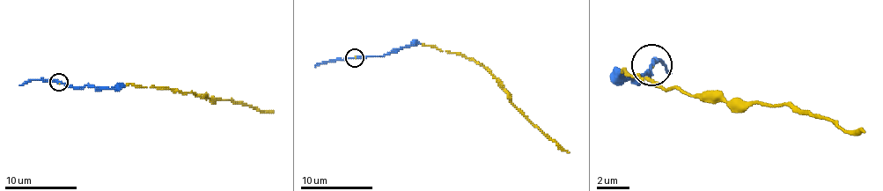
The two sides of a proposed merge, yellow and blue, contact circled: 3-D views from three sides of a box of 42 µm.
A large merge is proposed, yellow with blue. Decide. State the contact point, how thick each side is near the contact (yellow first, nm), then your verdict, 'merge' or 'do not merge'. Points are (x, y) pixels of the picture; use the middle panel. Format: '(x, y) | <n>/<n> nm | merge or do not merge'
(355, 57) | 50/180 nm | merge

